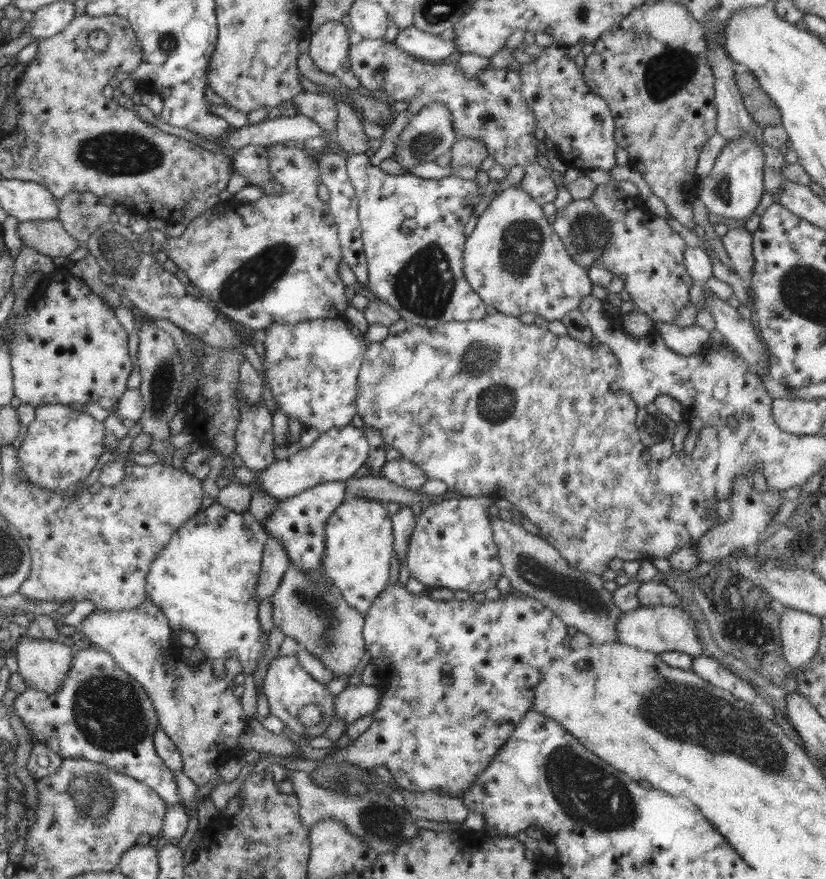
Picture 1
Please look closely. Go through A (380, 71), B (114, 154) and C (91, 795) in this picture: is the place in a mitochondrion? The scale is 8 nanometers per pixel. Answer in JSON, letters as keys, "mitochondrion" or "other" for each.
{"A":"mitochondrion","B":"mitochondrion","C":"mitochondrion"}

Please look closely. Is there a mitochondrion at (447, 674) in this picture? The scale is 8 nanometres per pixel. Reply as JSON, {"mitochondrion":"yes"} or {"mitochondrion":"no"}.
{"mitochondrion":"yes"}

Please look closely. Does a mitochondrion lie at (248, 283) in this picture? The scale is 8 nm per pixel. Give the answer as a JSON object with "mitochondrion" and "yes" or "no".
{"mitochondrion":"yes"}

